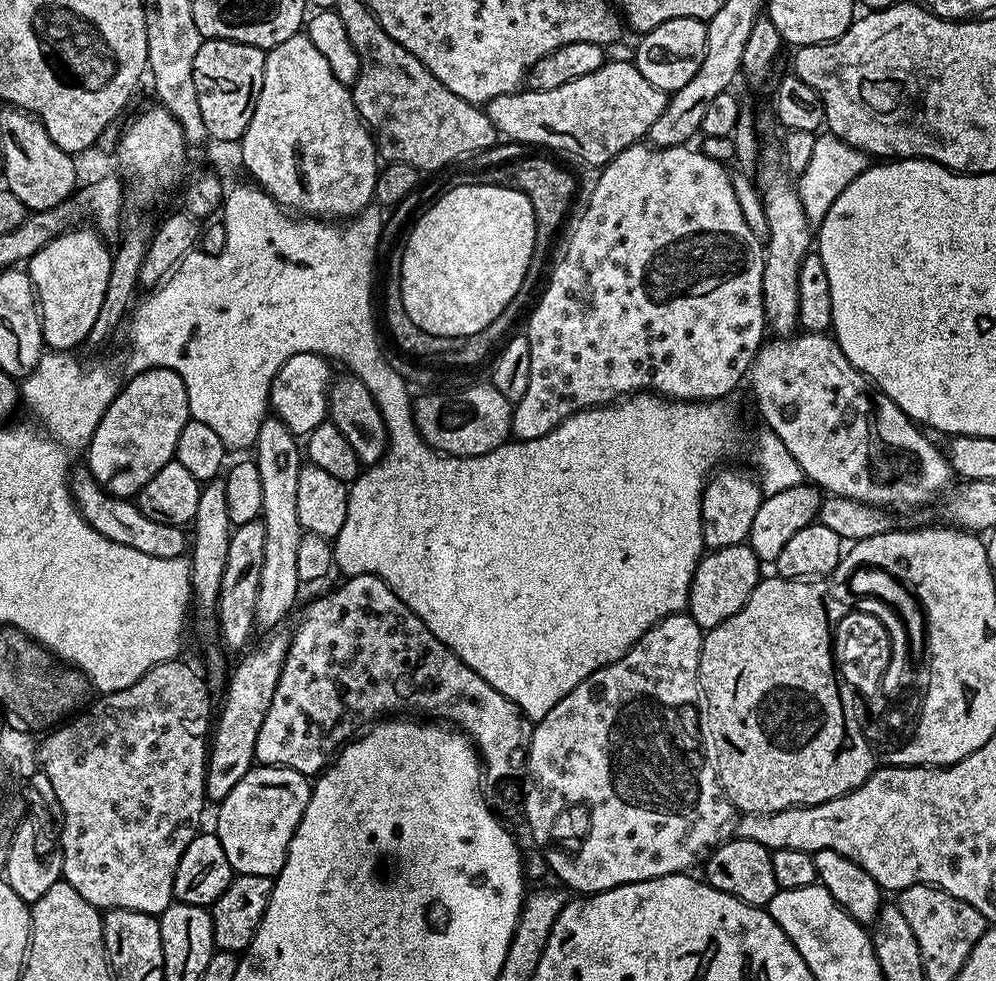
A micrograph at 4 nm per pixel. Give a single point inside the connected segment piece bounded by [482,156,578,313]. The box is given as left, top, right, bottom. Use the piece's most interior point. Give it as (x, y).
(550, 188)

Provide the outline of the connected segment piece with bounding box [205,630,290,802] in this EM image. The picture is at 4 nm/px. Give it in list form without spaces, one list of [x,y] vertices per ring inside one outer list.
[[[272,630],[258,648],[249,647],[248,654],[237,664],[233,674],[229,675],[223,695],[222,708],[218,710],[210,738],[209,759],[205,771],[205,795],[214,802],[224,800],[226,794],[237,785],[252,767],[258,730],[270,710],[274,698],[274,689],[282,674],[282,666],[288,653],[289,633],[284,630]]]

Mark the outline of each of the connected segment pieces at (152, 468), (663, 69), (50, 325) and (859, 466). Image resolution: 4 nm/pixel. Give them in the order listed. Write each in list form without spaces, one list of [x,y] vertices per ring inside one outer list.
[[[148,368],[145,372],[137,372],[131,377],[129,384],[125,383],[114,402],[106,410],[106,414],[98,422],[86,449],[86,467],[92,472],[92,477],[105,488],[111,496],[135,498],[140,495],[142,486],[172,461],[178,446],[178,434],[182,434],[182,426],[190,419],[190,402],[186,394],[186,382],[174,374],[169,368]]]
[[[670,18],[662,22],[654,30],[643,33],[639,37],[640,45],[636,48],[634,63],[636,68],[658,90],[666,93],[677,92],[698,74],[698,66],[702,66],[702,58],[706,54],[707,23],[694,18]]]
[[[72,226],[58,238],[54,238],[38,254],[27,261],[26,271],[36,287],[36,299],[40,306],[40,325],[44,343],[49,349],[58,352],[76,350],[79,344],[87,341],[90,330],[98,318],[98,309],[102,306],[102,297],[106,295],[106,282],[110,282],[112,252],[107,248],[105,237],[91,227]]]
[[[805,332],[793,334],[787,338],[772,338],[761,344],[760,351],[756,353],[755,360],[752,361],[750,369],[750,381],[752,380],[752,392],[756,395],[756,408],[760,411],[760,416],[765,420],[767,431],[772,432],[778,438],[782,438],[782,446],[794,454],[794,462],[802,466],[805,477],[815,487],[823,490],[825,493],[834,496],[845,496],[858,502],[873,504],[875,508],[893,510],[892,508],[916,508],[919,504],[928,504],[940,491],[943,493],[949,487],[948,479],[953,479],[954,473],[948,464],[947,455],[940,452],[923,436],[921,431],[913,420],[907,416],[901,408],[884,392],[874,390],[868,377],[863,376],[854,365],[842,354],[838,342],[831,335],[823,332]]]

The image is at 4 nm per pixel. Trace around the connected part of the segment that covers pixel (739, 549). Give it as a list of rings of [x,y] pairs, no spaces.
[[[747,542],[705,551],[696,564],[690,582],[687,615],[692,616],[699,628],[705,630],[726,622],[726,618],[734,618],[734,614],[746,606],[750,594],[760,584],[760,568],[762,561]]]

